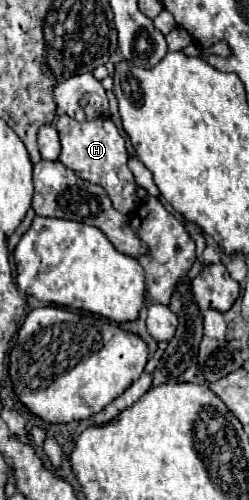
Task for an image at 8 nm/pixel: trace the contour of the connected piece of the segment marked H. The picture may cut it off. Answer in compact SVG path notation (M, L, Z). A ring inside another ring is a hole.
M59 116L57 120L57 132L61 138L61 156L59 162L77 172L81 178L99 184L107 190L109 198L113 200L113 206L121 212L131 212L135 208L135 178L131 170L127 168L127 150L125 150L125 140L119 134L117 126L109 118L97 118L89 122L77 122L71 116Z

